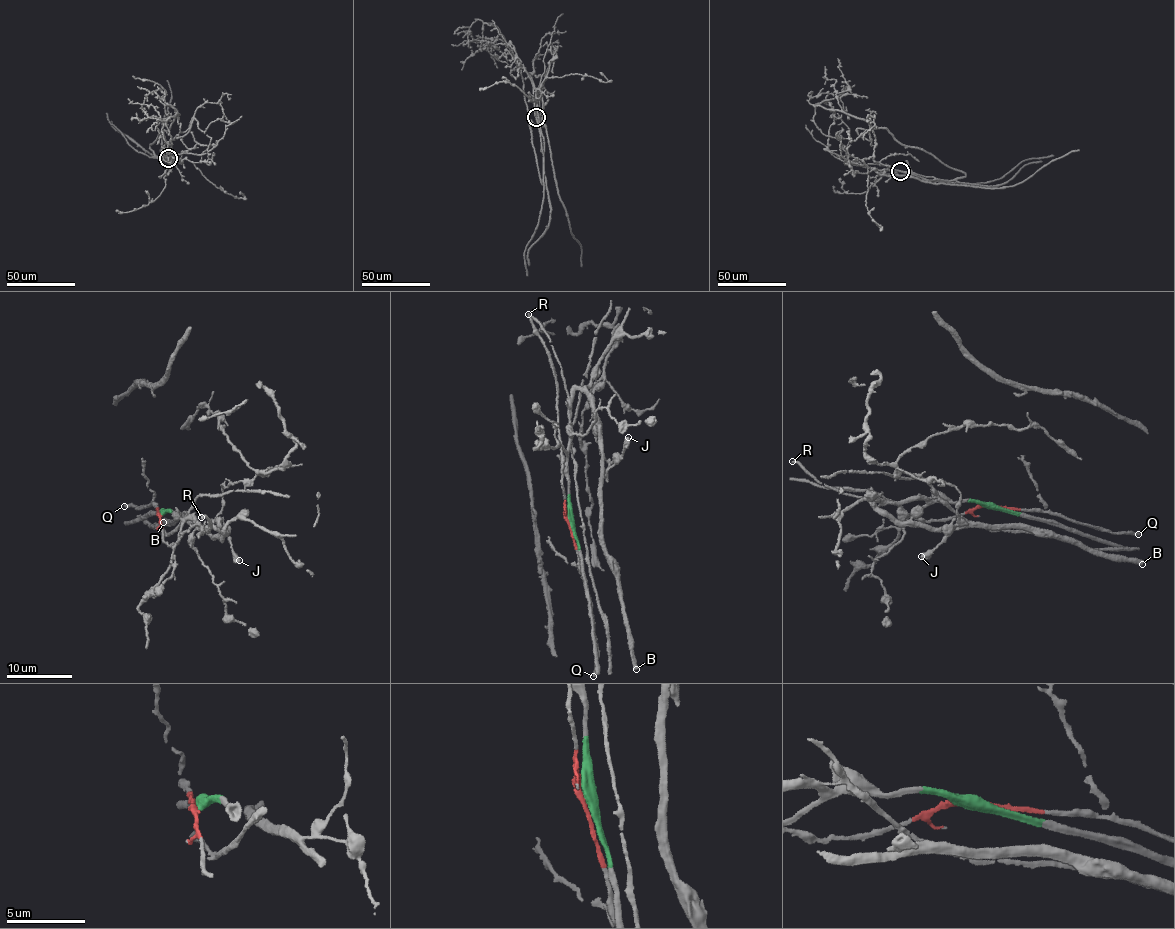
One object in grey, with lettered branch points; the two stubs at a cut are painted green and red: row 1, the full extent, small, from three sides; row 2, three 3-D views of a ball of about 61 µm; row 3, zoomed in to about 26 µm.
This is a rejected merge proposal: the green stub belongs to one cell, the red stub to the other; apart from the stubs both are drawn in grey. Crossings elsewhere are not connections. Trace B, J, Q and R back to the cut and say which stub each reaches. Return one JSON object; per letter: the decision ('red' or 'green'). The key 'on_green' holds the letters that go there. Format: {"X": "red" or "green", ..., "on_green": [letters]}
{"B": "green", "J": "green", "Q": "red", "R": "green", "on_green": ["B", "J", "R"]}

